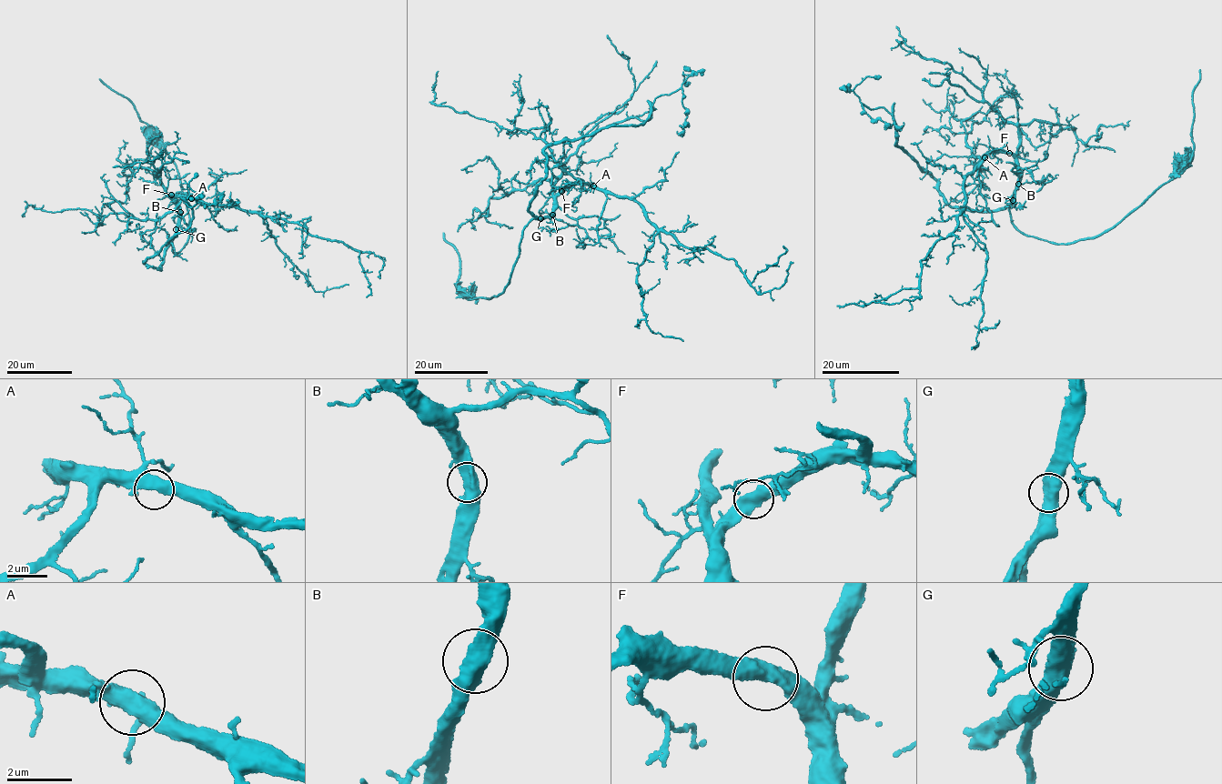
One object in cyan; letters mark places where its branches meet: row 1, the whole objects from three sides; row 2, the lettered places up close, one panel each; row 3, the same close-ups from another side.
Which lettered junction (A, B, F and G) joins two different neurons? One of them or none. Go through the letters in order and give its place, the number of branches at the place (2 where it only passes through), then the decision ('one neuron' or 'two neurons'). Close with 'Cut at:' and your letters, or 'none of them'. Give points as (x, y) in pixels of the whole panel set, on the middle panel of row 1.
A: place (593, 185); branches 2; one neuron
B: place (552, 215); branches 2; one neuron
F: place (561, 191); branches 2; one neuron
G: place (540, 218); branches 2; one neuron
Cut at: none of them

